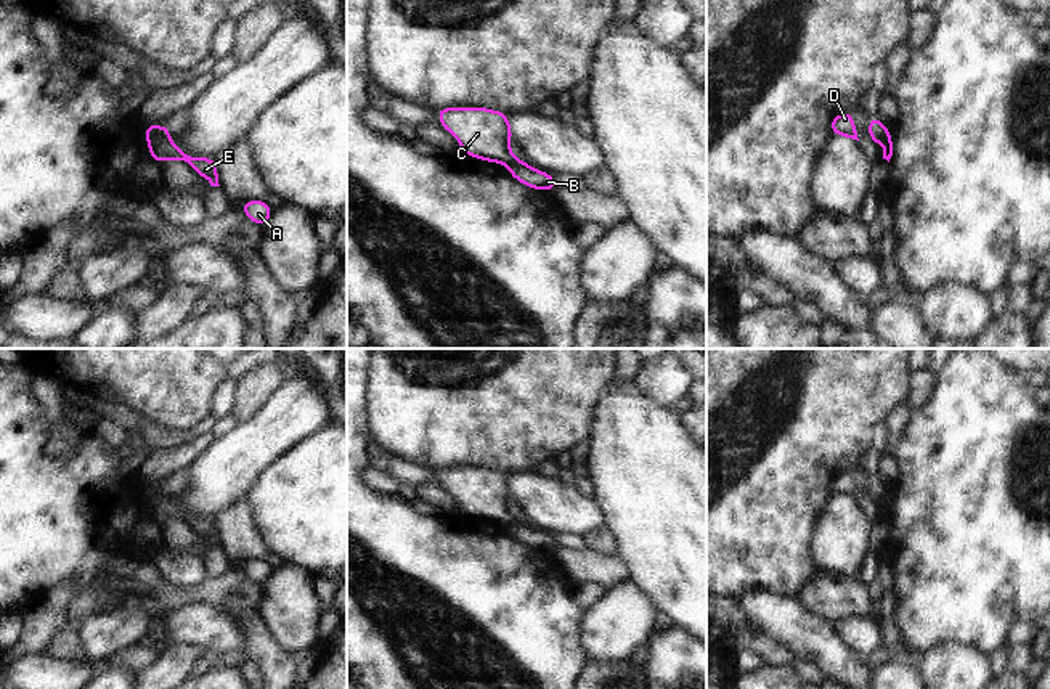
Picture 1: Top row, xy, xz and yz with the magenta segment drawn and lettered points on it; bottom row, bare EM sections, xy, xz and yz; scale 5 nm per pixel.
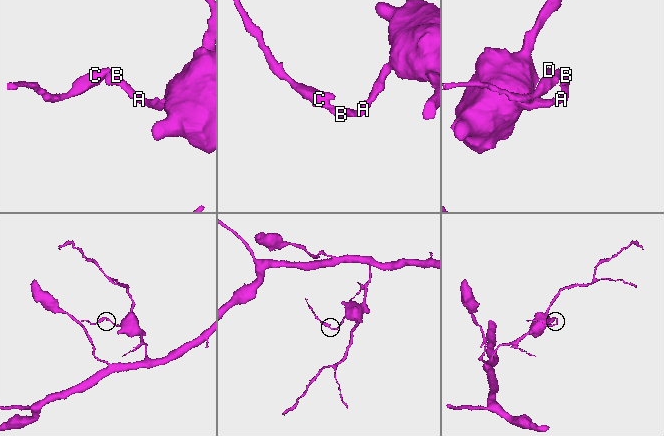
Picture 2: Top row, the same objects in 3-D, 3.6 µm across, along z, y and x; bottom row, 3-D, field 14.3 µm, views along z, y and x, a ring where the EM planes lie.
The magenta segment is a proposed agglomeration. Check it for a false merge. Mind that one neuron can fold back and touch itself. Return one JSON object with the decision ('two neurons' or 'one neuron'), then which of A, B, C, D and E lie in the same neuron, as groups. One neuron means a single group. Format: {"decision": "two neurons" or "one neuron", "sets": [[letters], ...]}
{"decision": "two neurons", "sets": [["A", "B", "E"], ["C", "D"]]}

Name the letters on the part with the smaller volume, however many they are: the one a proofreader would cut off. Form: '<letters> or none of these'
C, D

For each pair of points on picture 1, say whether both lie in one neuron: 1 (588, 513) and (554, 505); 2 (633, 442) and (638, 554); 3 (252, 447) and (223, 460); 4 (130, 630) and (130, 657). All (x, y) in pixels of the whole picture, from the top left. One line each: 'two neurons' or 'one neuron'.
1: one neuron
2: one neuron
3: one neuron
4: two neurons

